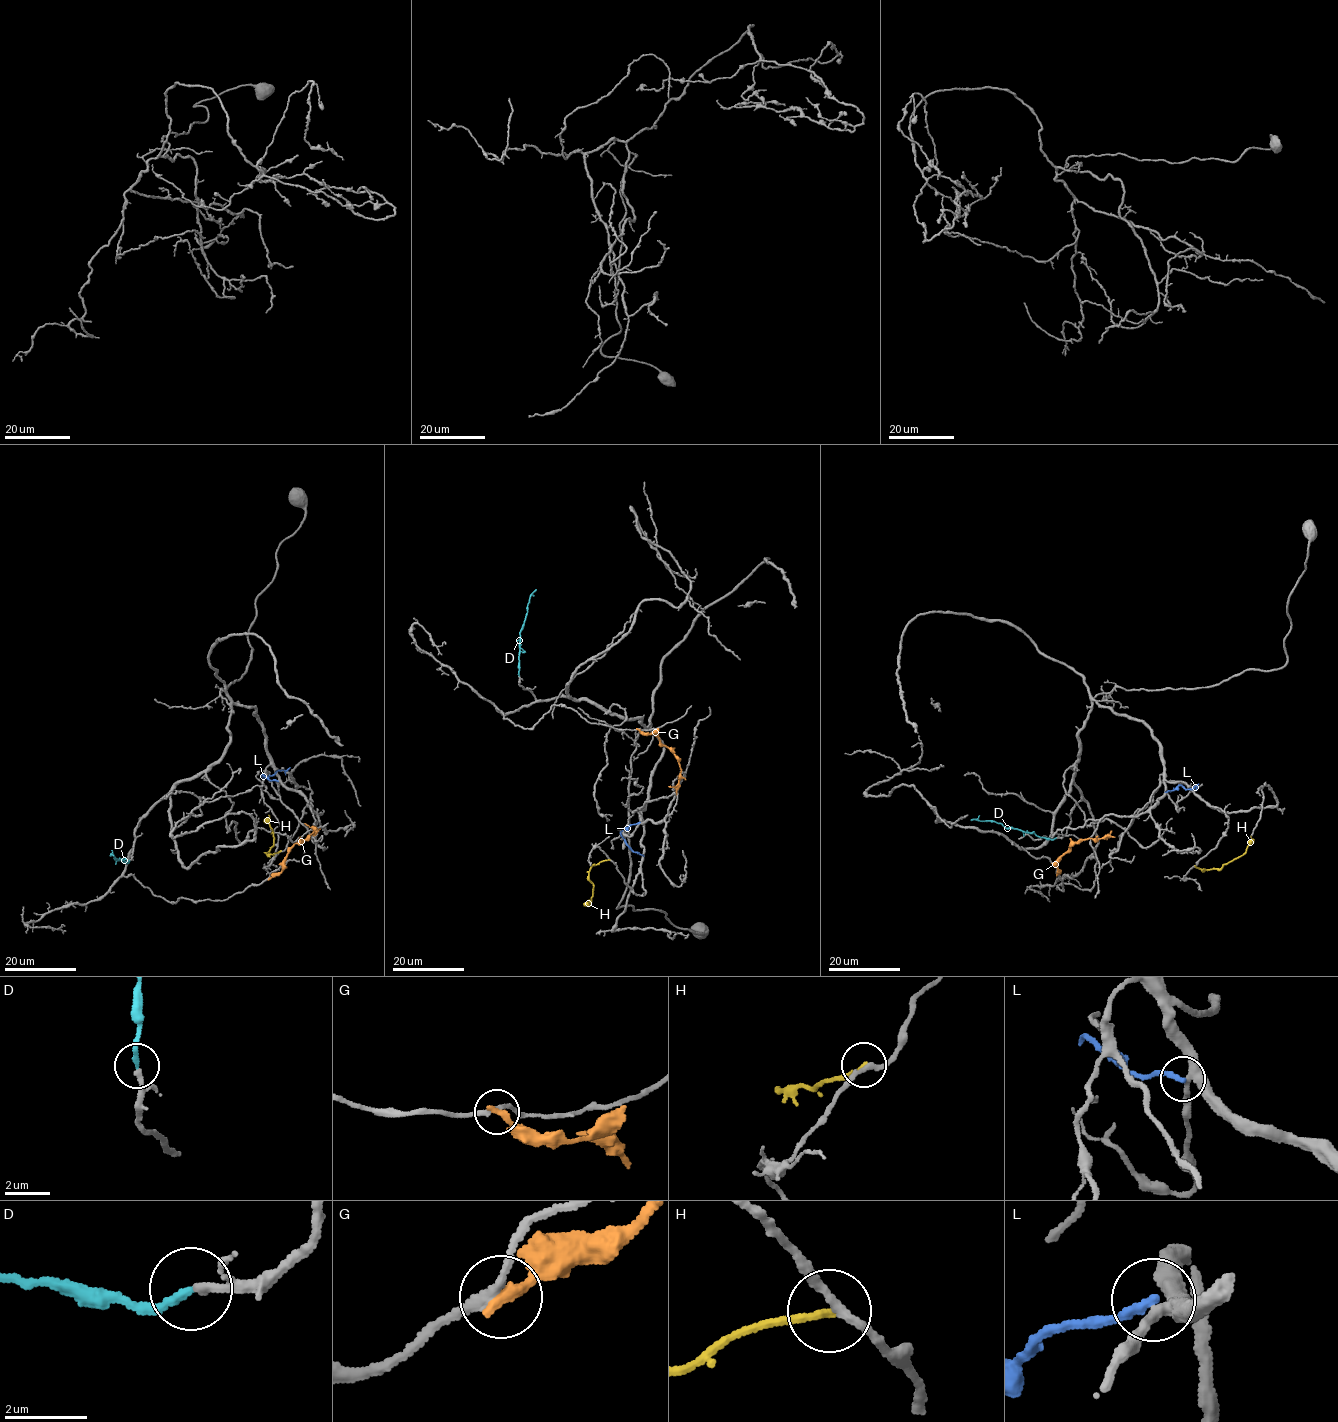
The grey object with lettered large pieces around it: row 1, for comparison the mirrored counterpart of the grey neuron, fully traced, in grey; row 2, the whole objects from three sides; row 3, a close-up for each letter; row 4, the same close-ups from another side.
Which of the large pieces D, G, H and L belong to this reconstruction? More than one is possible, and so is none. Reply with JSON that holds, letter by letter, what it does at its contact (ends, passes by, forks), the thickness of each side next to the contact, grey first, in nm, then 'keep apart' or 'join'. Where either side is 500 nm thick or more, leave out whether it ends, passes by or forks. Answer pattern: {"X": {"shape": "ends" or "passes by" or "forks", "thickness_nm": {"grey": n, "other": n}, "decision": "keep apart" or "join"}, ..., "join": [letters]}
{"D": {"shape": "ends", "thickness_nm": {"grey": 160, "other": 190}, "decision": "join"}, "G": {"shape": "ends", "thickness_nm": {"grey": 220, "other": 300}, "decision": "keep apart"}, "H": {"shape": "ends", "thickness_nm": {"grey": 200, "other": 180}, "decision": "keep apart"}, "L": {"shape": "ends", "thickness_nm": {"grey": 280, "other": 240}, "decision": "keep apart"}, "join": ["D"]}

